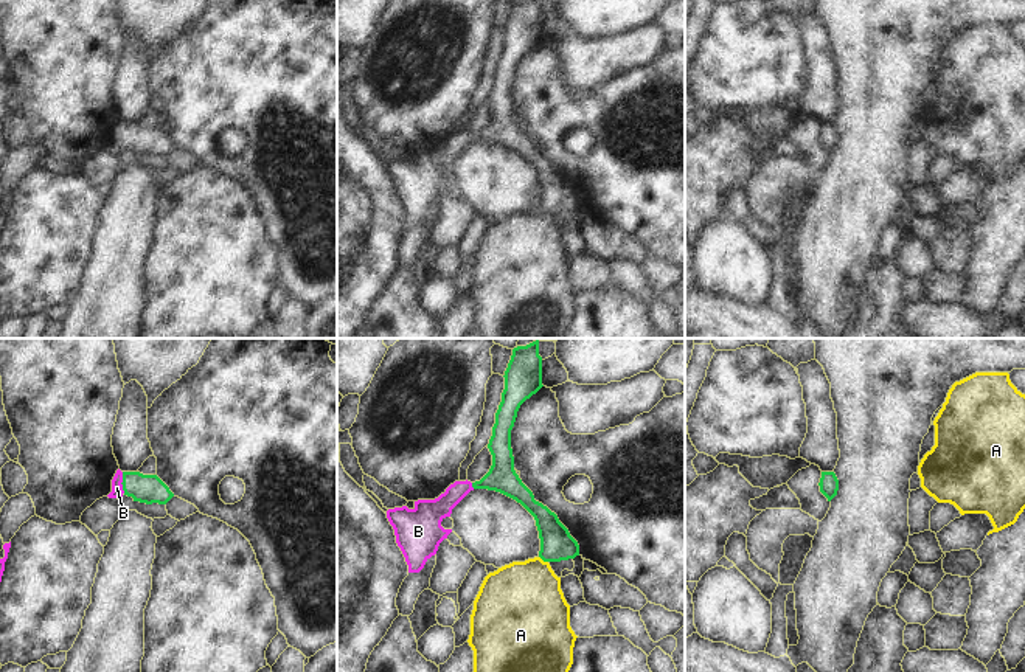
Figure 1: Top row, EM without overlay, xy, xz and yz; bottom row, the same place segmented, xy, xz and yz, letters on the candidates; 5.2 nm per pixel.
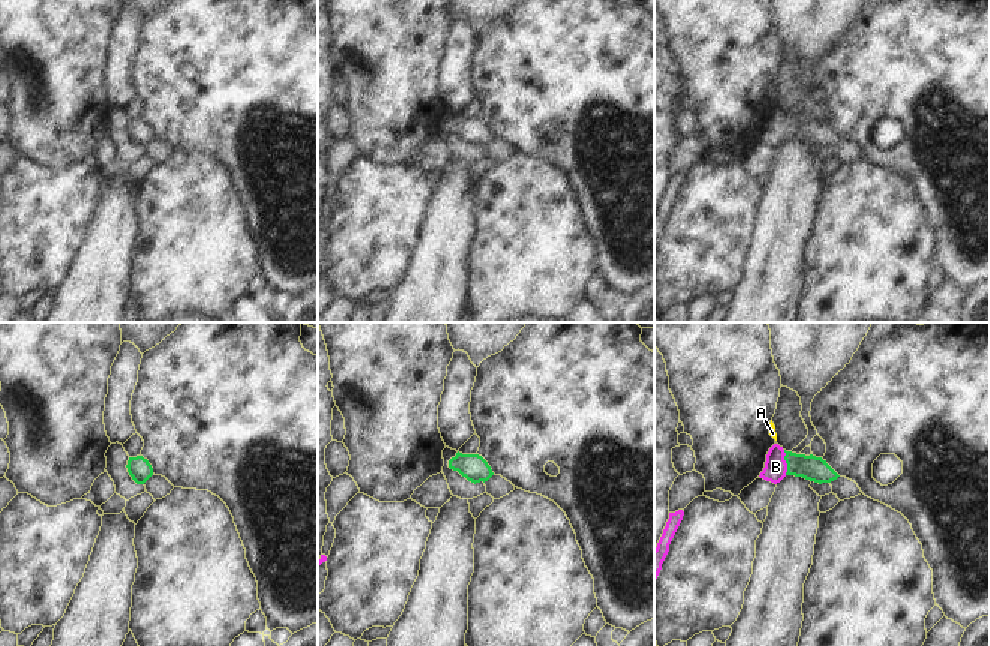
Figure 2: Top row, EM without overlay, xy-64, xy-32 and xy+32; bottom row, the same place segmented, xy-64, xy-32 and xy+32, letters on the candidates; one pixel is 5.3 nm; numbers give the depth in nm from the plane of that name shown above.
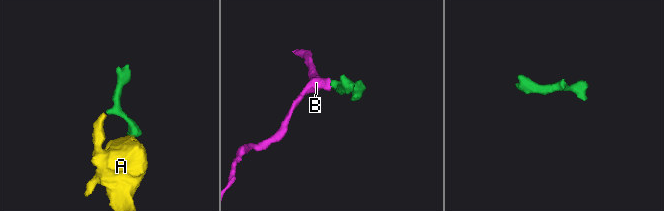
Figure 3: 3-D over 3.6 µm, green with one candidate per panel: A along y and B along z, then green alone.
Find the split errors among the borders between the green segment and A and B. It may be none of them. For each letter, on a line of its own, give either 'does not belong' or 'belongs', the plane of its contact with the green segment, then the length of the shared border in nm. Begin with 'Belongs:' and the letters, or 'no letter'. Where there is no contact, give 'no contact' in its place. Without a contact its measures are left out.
Belongs: B
A: does not belong; meets green in xz; contact 60 nm long
B: belongs; meets green in xy; contact 110 nm long

